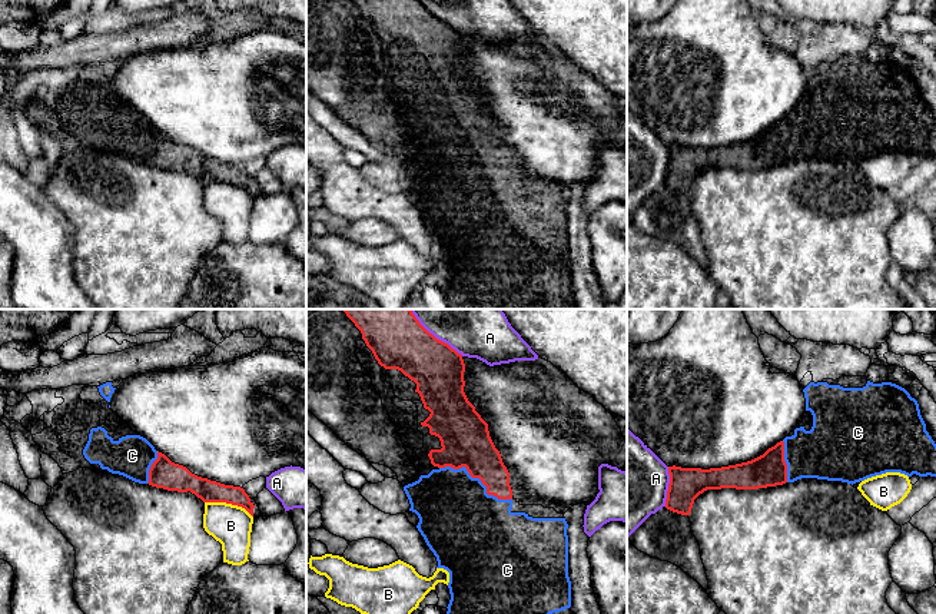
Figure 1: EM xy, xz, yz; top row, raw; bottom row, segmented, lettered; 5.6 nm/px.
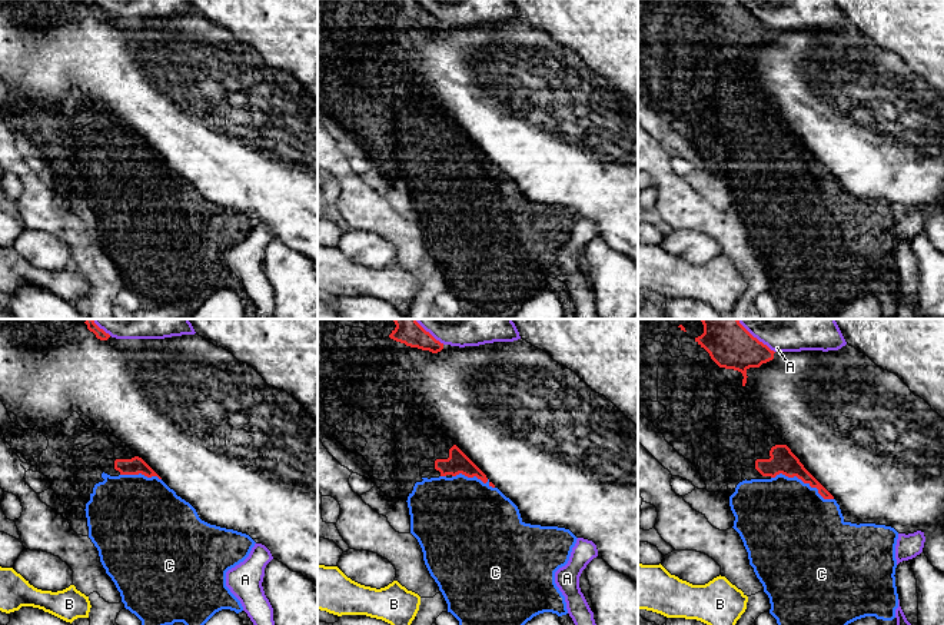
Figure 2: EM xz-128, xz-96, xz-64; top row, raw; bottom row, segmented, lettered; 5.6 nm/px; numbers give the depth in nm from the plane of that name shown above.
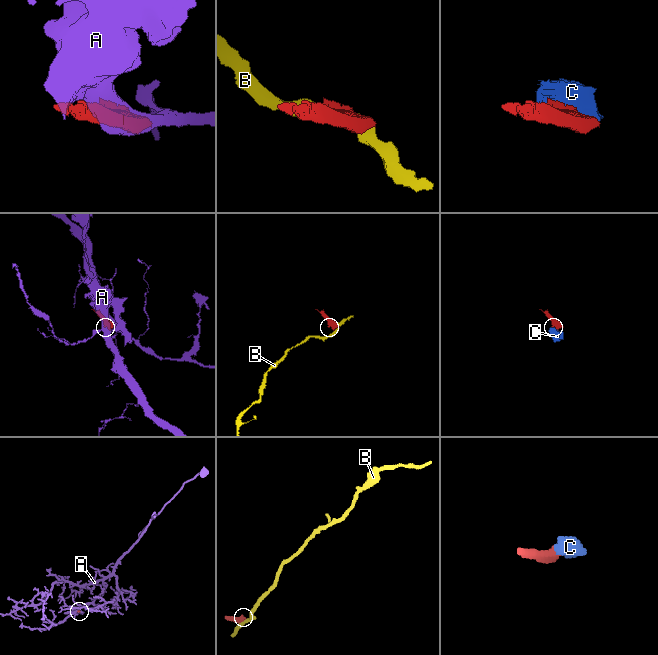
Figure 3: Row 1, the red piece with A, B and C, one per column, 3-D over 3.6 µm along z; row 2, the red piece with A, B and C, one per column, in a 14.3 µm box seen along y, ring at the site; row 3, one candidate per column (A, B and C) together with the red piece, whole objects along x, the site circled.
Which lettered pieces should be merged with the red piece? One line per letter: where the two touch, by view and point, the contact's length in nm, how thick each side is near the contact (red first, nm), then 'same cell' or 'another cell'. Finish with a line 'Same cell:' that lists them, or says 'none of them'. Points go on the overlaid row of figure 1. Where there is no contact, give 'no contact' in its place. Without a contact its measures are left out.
A: contact xz (434, 337); length 400 nm; calibres 320 and 420 nm; another cell
B: contact xy (229, 503); length 280 nm; calibres 130 and 220 nm; another cell
C: contact xz (478, 477); length 440 nm; calibres 280 and 420 nm; same cell
Same cell: C

